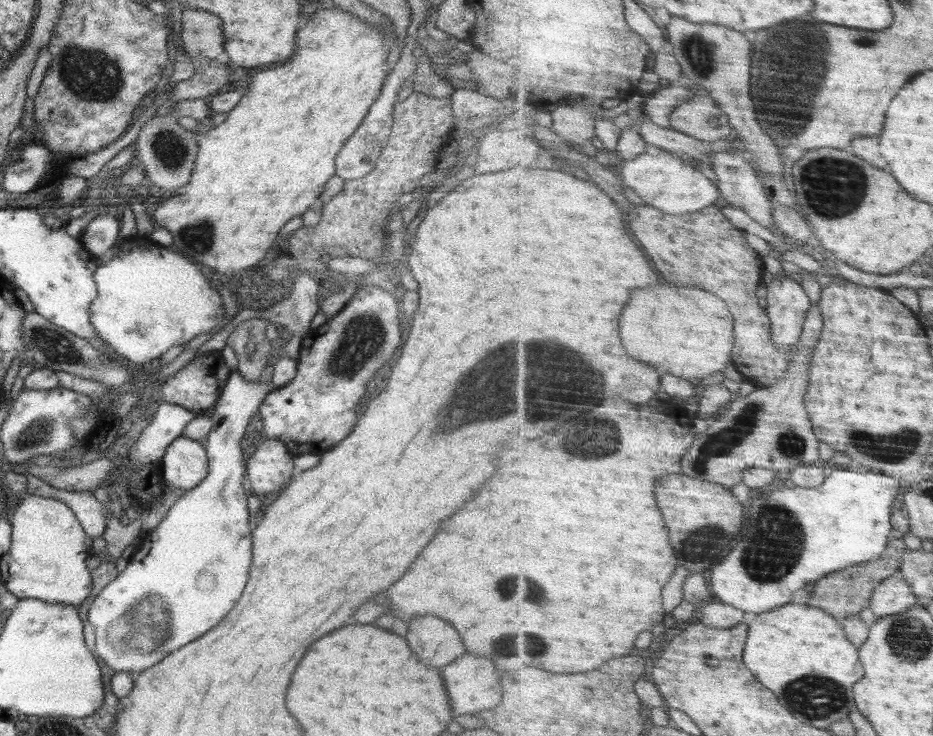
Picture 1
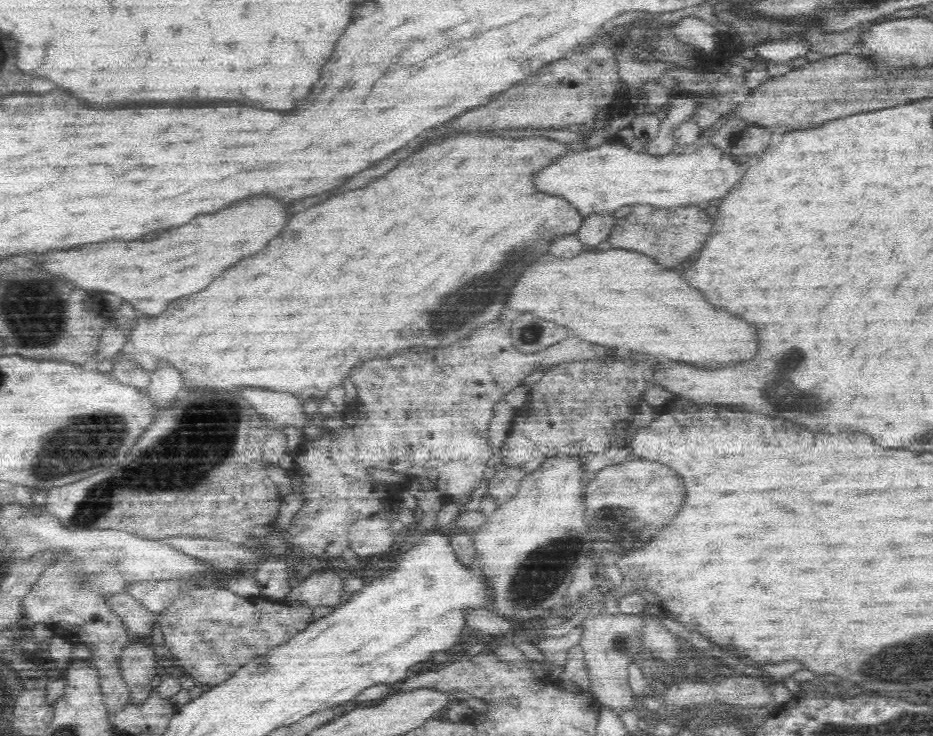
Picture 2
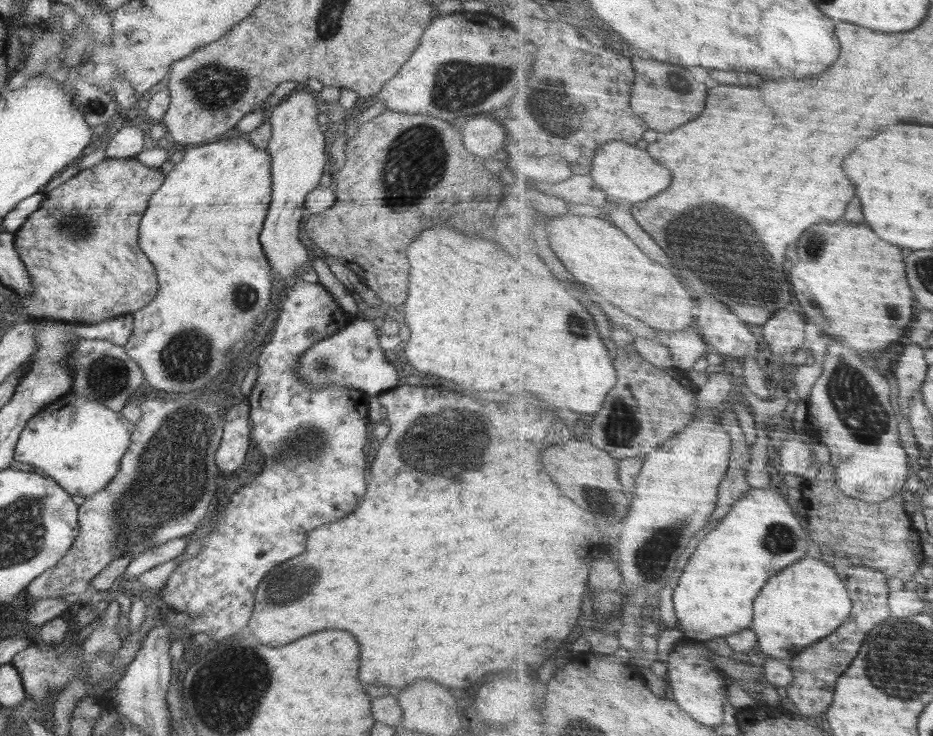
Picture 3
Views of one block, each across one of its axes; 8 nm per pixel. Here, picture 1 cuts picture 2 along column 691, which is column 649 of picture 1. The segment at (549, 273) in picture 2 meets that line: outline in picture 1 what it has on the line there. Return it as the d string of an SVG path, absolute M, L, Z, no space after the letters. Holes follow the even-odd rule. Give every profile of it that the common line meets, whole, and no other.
M662 282L662 286L634 290L630 306L624 310L622 316L622 338L634 358L640 358L656 366L666 366L668 372L688 380L692 376L703 379L714 372L724 370L732 358L732 350L736 345L734 316L728 310L724 298L718 298L716 294L710 294L702 288L684 288L684 286L674 286L670 282Z

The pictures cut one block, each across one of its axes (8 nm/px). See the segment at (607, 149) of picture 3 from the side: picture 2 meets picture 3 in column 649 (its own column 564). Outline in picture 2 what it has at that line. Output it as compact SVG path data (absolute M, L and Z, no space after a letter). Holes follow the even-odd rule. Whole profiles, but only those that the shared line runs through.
M606 143L593 149L580 152L568 152L558 158L554 158L548 166L540 168L532 174L532 188L538 192L560 196L566 202L570 202L583 217L591 212L612 212L621 206L632 206L634 203L654 204L660 207L671 207L680 204L694 204L700 200L718 198L736 182L740 174L740 168L732 164L729 156L722 154L710 144L702 145L697 150L684 150L681 154L670 154L660 158L648 156L644 152L635 153L621 143Z

